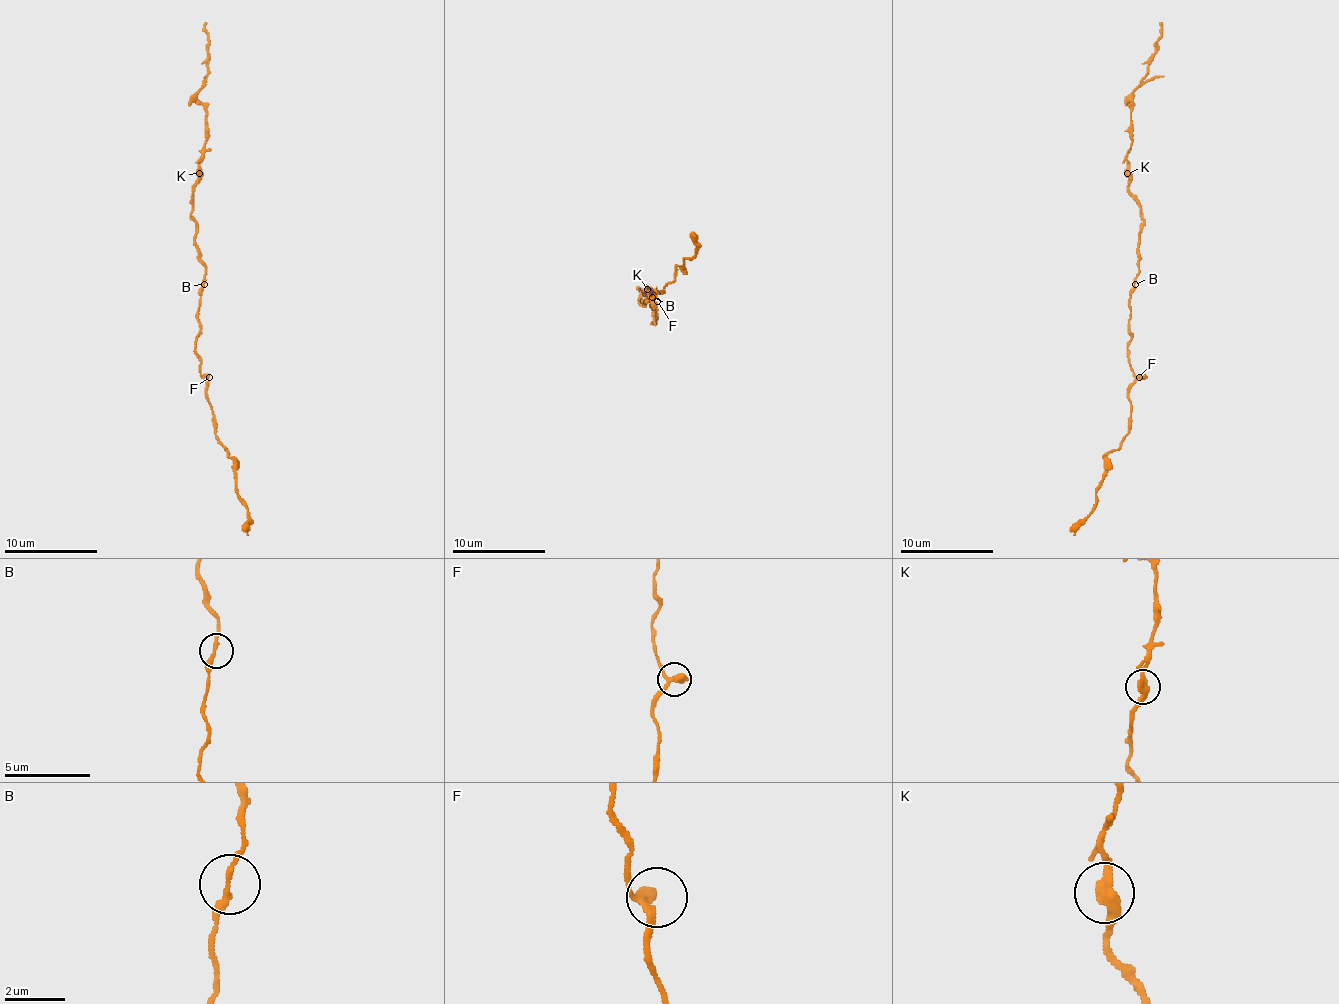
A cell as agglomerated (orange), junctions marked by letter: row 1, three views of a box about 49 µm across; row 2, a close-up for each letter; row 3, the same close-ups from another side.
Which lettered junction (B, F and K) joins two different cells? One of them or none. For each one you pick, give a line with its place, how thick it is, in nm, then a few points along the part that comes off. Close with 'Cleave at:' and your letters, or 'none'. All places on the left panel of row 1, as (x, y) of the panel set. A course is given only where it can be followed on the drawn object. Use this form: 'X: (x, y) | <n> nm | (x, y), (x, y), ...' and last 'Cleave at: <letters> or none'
K: (199, 173) | 320 nm | (200, 172), (207, 142), (207, 107), (197, 98), (197, 91), (207, 74), (207, 23)
Cleave at: K

